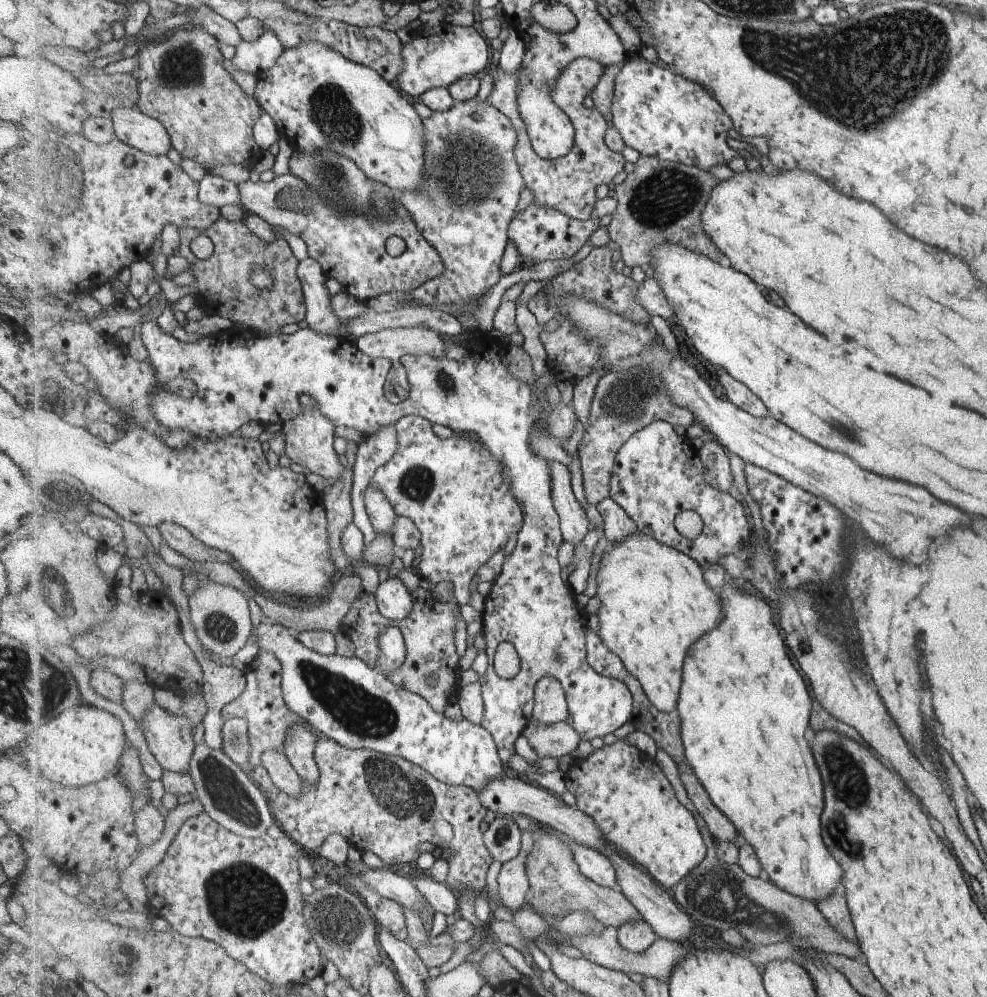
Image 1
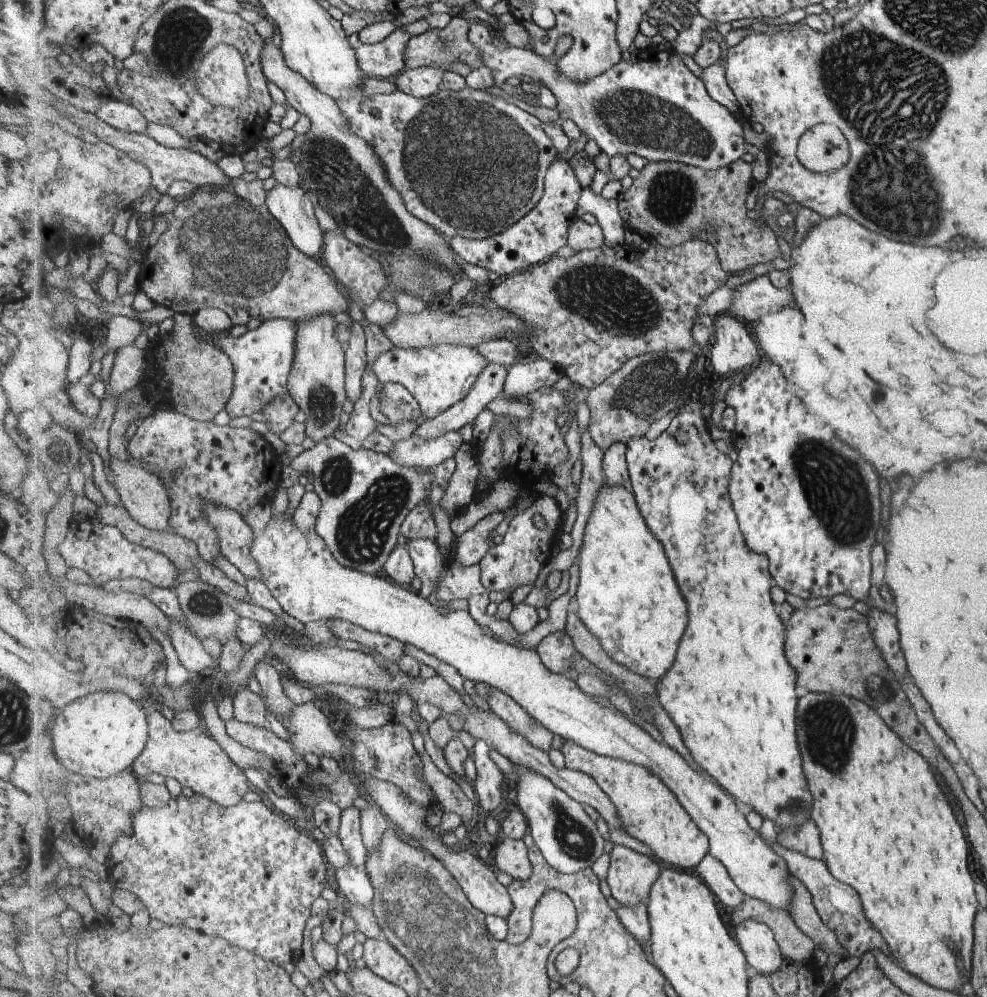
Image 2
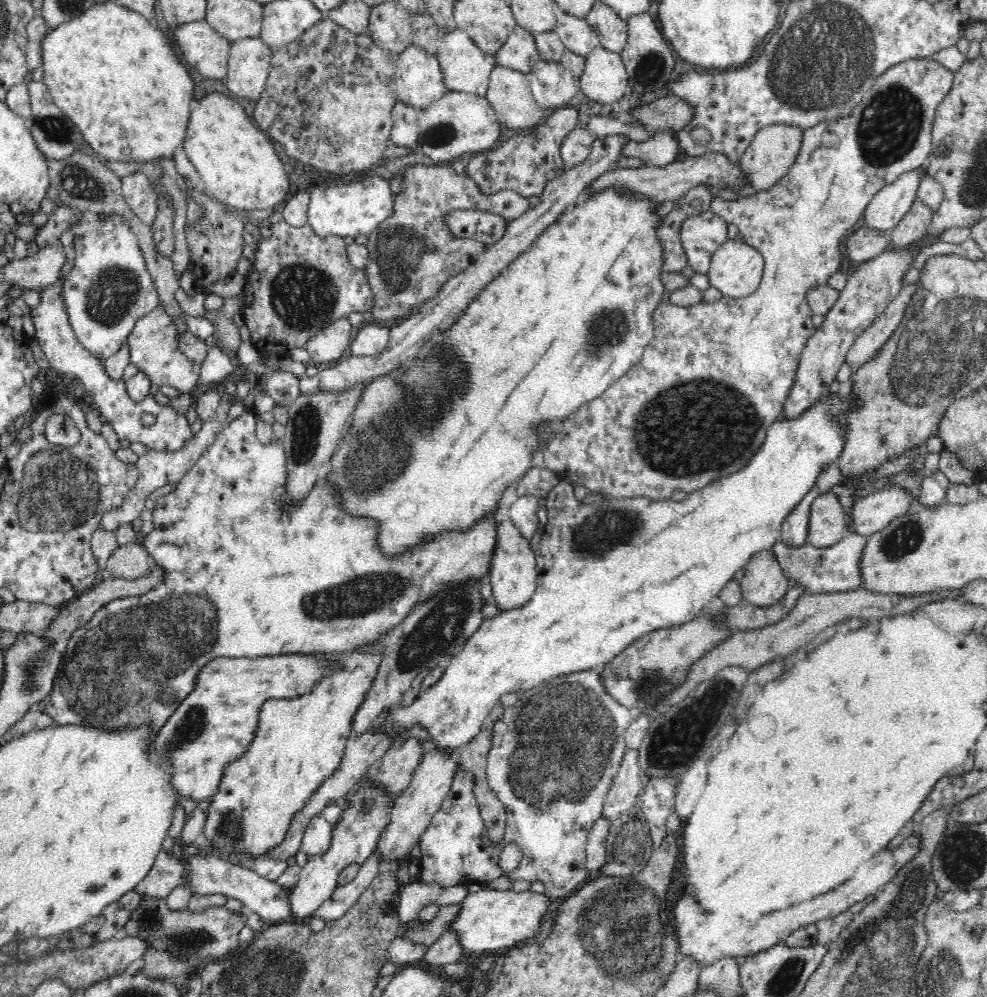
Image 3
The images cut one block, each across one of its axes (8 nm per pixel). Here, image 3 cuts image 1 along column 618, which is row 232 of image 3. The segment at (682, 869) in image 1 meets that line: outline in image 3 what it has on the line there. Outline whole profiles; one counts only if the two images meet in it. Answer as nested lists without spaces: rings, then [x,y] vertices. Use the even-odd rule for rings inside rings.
[[[918,57],[895,64],[874,81],[875,84],[872,89],[868,90],[861,102],[853,108],[851,118],[840,118],[829,123],[822,121],[818,125],[803,131],[802,144],[792,168],[770,190],[748,194],[748,196],[741,195],[736,200],[726,200],[726,198],[711,194],[709,211],[724,217],[729,223],[735,224],[743,236],[743,242],[761,254],[763,277],[760,286],[748,296],[734,299],[723,296],[714,303],[707,303],[702,300],[699,303],[682,307],[661,302],[652,313],[654,338],[643,353],[640,362],[628,370],[626,374],[623,374],[612,386],[608,386],[598,398],[580,406],[574,414],[570,414],[566,420],[554,428],[554,434],[550,436],[550,440],[546,442],[546,448],[543,450],[543,464],[554,471],[560,480],[568,481],[574,486],[582,485],[584,488],[588,488],[592,494],[599,492],[603,496],[602,498],[606,499],[630,498],[634,495],[644,495],[656,500],[669,499],[676,489],[691,493],[710,485],[711,482],[742,470],[750,461],[750,458],[760,450],[760,446],[764,444],[768,428],[776,422],[787,420],[784,416],[784,406],[786,406],[788,394],[794,386],[800,356],[802,356],[802,351],[805,350],[808,340],[816,334],[817,330],[814,322],[812,322],[813,313],[809,310],[804,298],[805,290],[817,284],[827,283],[828,278],[841,268],[841,239],[860,225],[862,212],[868,206],[870,199],[874,198],[874,195],[885,186],[896,182],[908,171],[914,171],[926,165],[928,153],[932,150],[932,121],[934,114],[936,114],[936,106],[950,92],[953,78],[953,72],[926,57]]]

